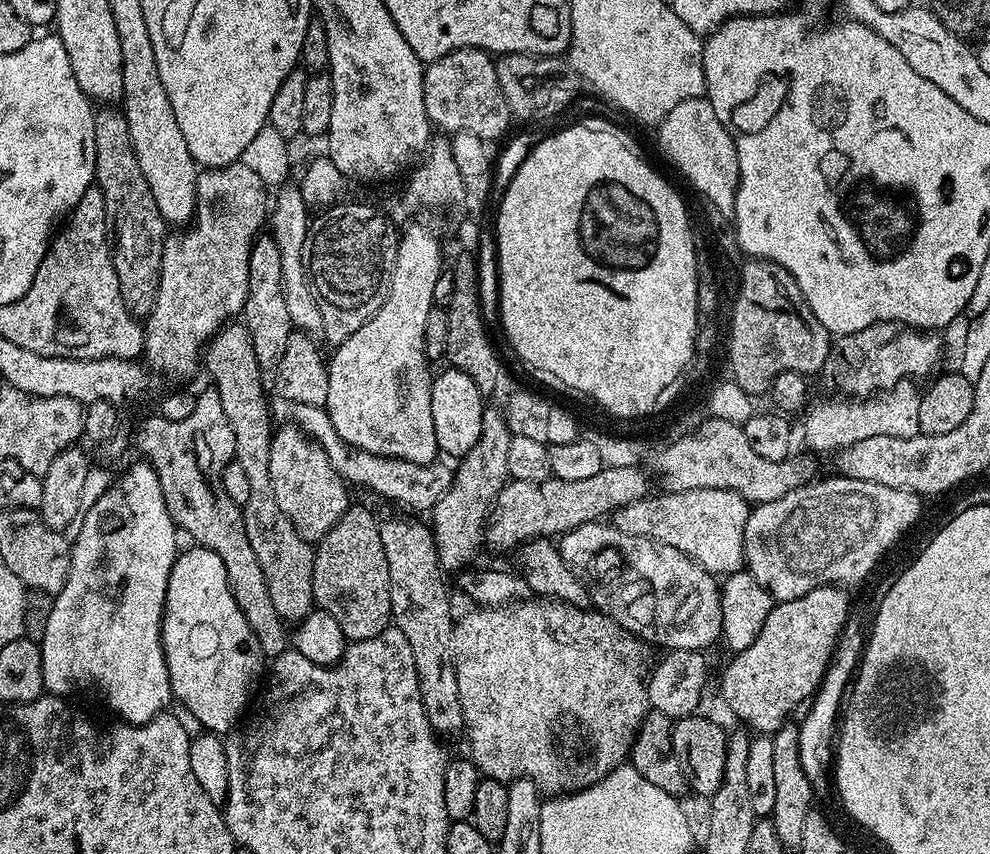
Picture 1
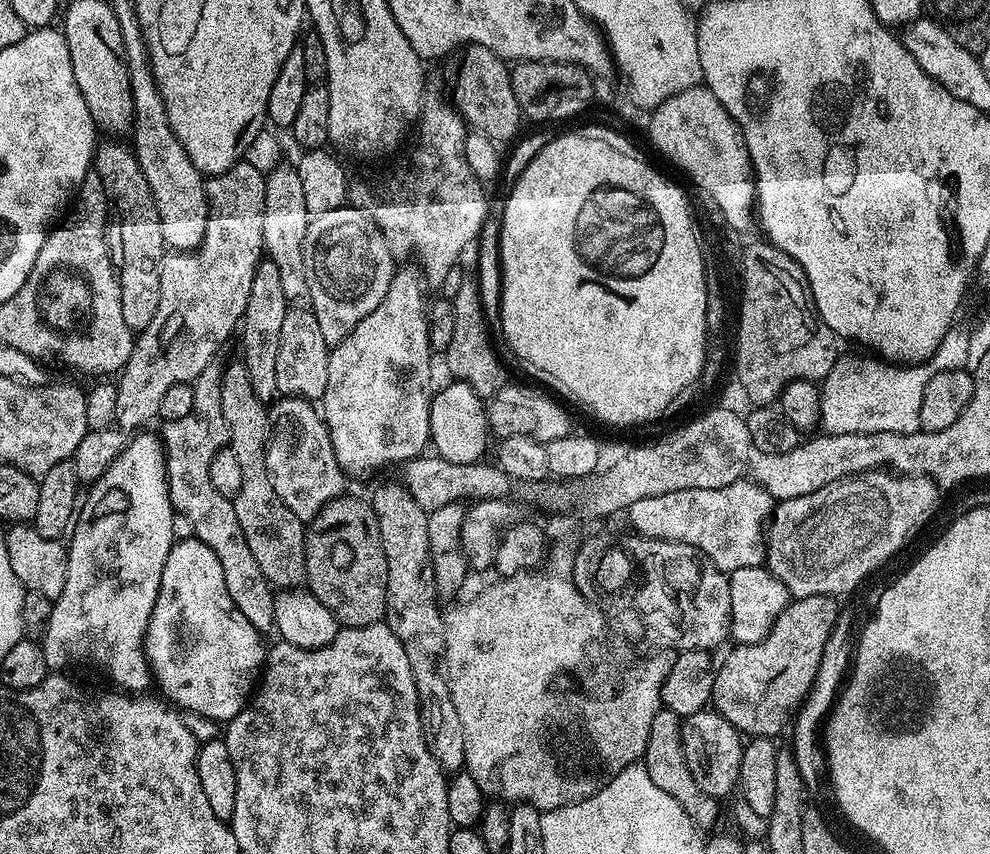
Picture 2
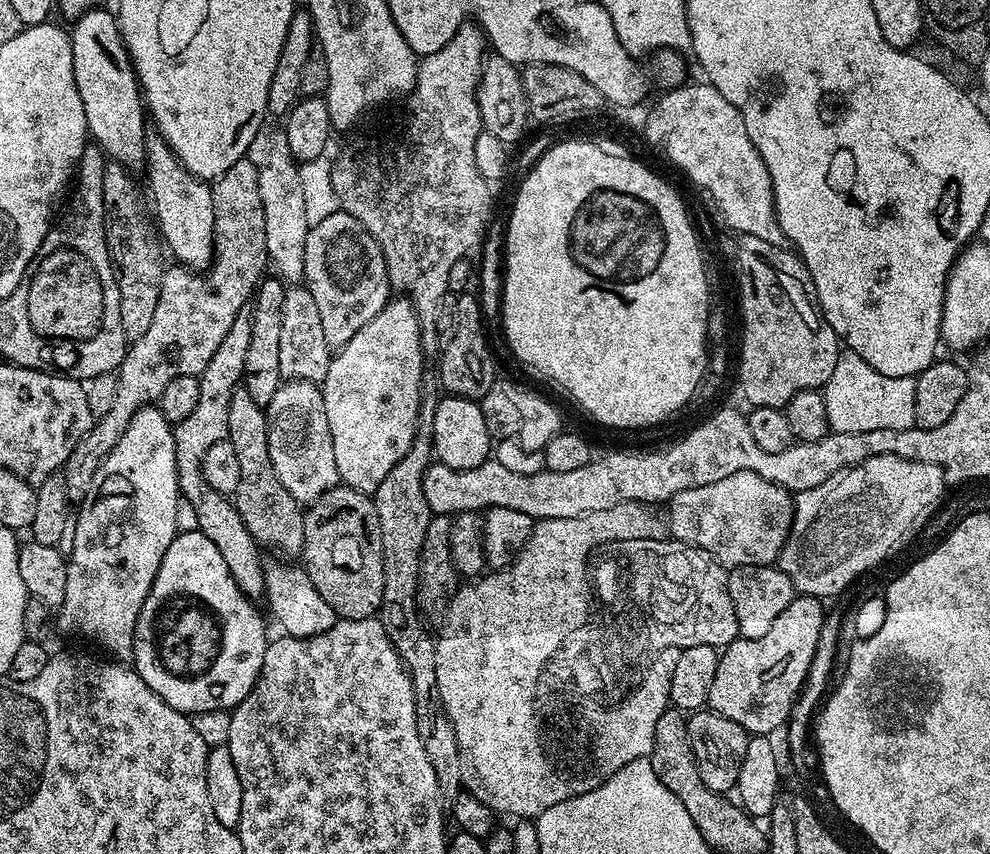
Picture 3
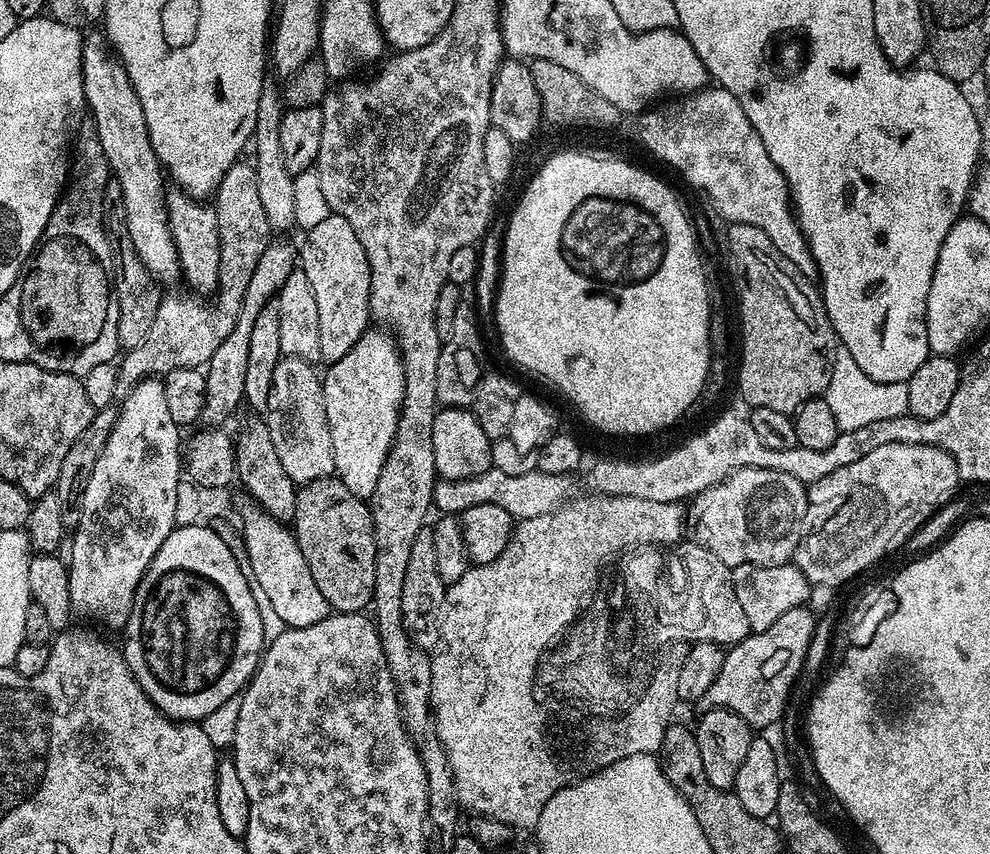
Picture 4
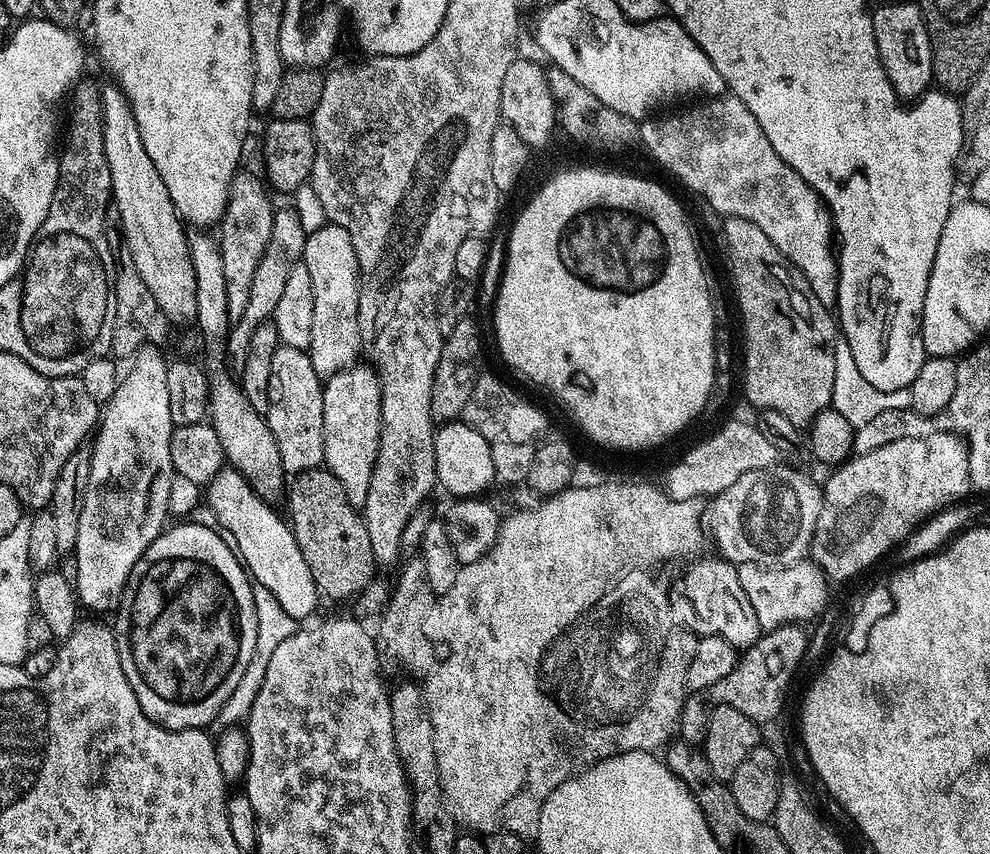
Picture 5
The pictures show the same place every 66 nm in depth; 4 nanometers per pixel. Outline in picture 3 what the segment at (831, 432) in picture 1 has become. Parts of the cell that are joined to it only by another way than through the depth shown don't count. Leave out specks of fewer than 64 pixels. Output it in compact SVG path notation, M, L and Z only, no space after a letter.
M841 351L838 366L834 366L834 374L830 374L822 391L828 427L833 432L906 430L916 424L916 377L890 378L886 374L878 374L870 362L853 352Z

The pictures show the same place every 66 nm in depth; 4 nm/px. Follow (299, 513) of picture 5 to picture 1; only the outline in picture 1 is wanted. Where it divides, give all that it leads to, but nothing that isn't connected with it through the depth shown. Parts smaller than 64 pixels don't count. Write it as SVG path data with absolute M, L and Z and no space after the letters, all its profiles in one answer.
M350 506L318 541L312 553L312 599L315 607L330 613L348 642L382 634L392 619L390 574L382 550L380 526L381 521L376 520L370 509Z

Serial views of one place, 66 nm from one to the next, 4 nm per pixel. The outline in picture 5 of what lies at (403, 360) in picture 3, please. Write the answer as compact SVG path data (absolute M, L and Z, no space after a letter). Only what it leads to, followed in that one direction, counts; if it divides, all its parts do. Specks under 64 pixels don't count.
M353 363L323 381L322 430L324 431L324 464L338 478L346 498L358 509L366 502L370 474L380 441L380 377L367 363Z

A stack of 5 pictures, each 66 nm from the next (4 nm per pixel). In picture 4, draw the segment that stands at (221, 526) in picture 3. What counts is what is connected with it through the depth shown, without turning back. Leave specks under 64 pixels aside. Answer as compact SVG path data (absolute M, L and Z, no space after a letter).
M273 239L262 250L262 258L258 258L258 266L254 266L254 278L246 286L246 298L242 298L242 310L238 310L238 318L235 326L231 328L226 338L217 341L214 354L208 360L205 369L206 380L206 404L204 406L203 423L208 426L220 426L223 420L235 410L241 407L246 382L247 359L250 356L251 331L262 306L273 303L277 299L286 278L292 271L298 268L298 252L291 248L284 240Z

